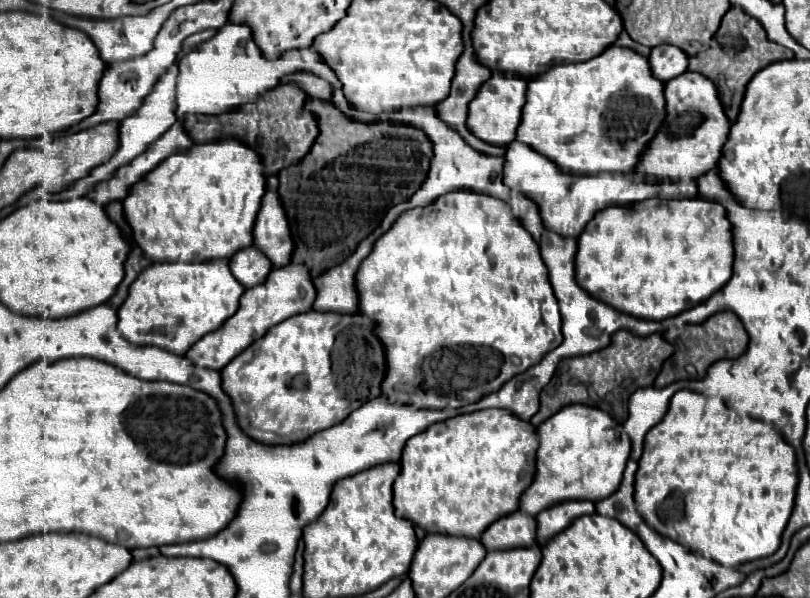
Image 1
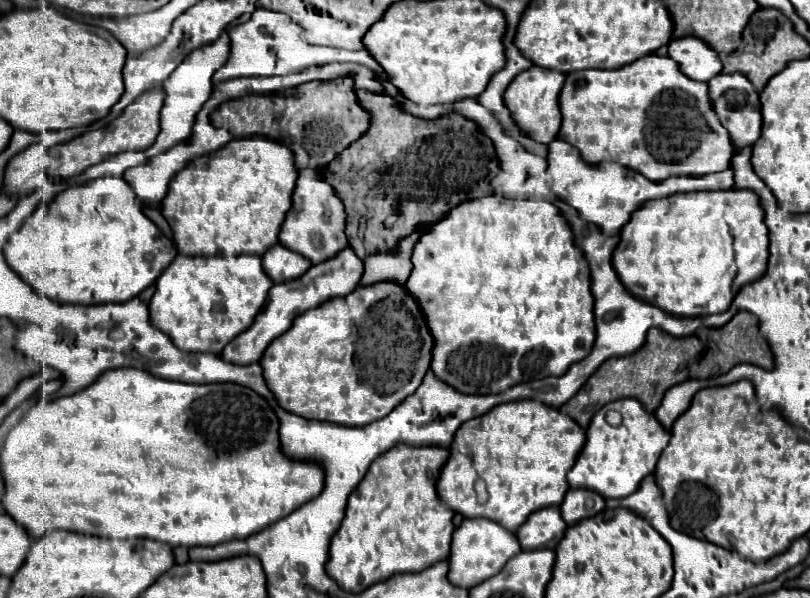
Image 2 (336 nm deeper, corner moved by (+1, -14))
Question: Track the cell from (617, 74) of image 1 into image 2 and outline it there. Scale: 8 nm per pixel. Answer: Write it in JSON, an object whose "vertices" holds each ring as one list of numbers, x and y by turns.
{"vertices":[[649,54,639,58,617,70,581,70,567,74,563,92,561,92,561,130,559,138,573,144,583,160,589,164,599,164,603,160,619,162,627,168,649,176,649,180,659,182,669,176,701,176,711,172,721,172,731,166,731,158,735,156,735,148,729,140,729,132,725,126,713,130,707,122,707,114,715,116,711,106,703,106,695,94,699,88,707,88,707,82,689,80,681,74,679,64,669,56]]}

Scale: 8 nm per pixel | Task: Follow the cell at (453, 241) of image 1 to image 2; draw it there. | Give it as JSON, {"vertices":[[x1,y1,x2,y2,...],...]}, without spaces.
{"vertices":[[485,196,477,200,469,200,465,204,459,204,453,208,439,224,433,226,431,232,425,232,421,240,413,248,413,272,407,280,409,292,419,300,425,318,429,322,431,334,435,338,435,348,433,348,433,362,431,370,437,374,439,380,451,384,463,394,499,394,515,384,529,382,529,380,539,380,547,376,561,376,569,370,571,364,577,360,583,360,595,340,595,316,593,316,593,294,591,294,591,276,589,276,589,266,587,260,581,252,581,248,575,246,573,242,573,232,559,212,557,206,551,202,535,202,535,200,511,200,505,196]]}

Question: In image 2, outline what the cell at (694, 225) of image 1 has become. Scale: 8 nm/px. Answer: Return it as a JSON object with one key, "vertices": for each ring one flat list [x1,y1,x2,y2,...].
{"vertices":[[703,190,673,194,661,200,649,200,645,208,633,212,621,232,621,242,613,252,613,266,625,288,637,298,675,316,707,316,725,312,747,282,765,274,769,260,769,230,759,196,753,190]]}

